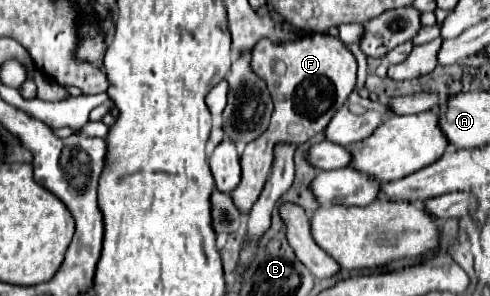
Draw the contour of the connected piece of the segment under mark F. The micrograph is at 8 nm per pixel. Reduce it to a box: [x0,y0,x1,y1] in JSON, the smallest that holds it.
[230,34,358,214]

